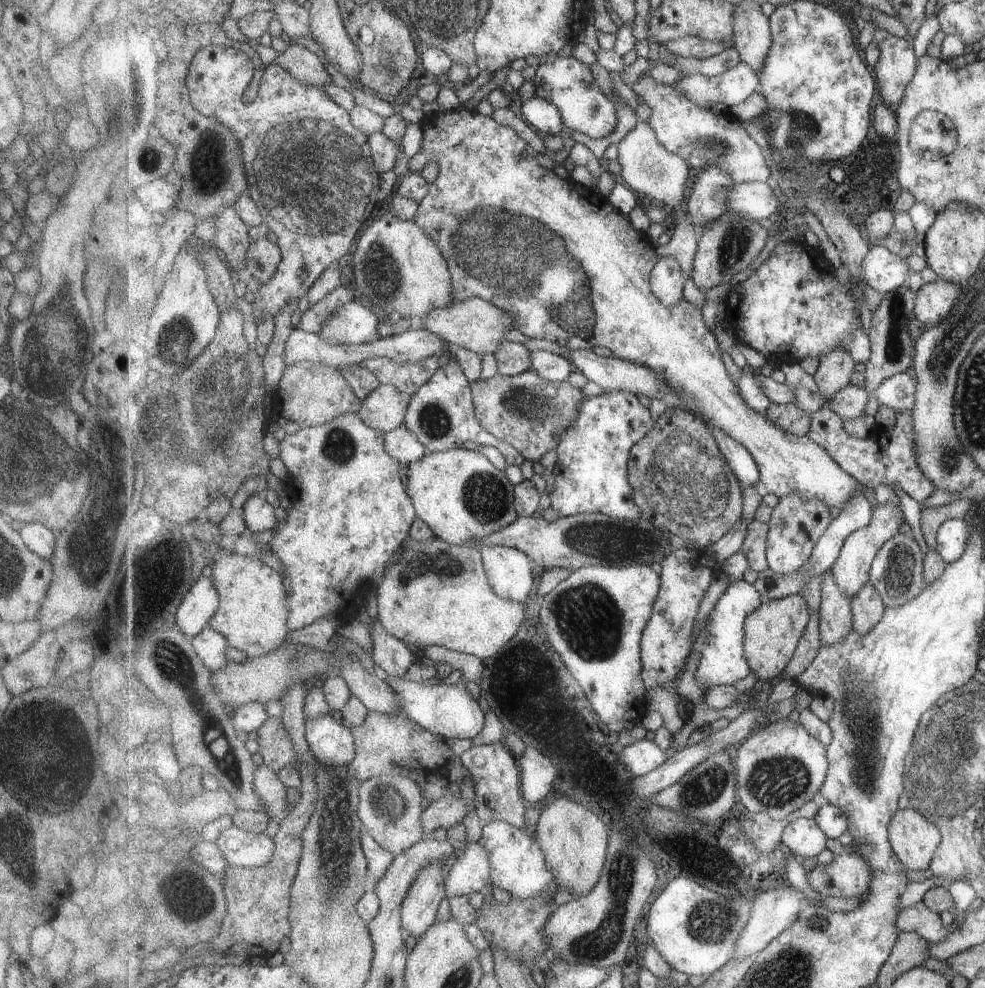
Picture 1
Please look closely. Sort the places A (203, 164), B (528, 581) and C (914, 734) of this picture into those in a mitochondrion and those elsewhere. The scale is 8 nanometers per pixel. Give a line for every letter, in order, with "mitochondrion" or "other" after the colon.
A: mitochondrion
B: other
C: mitochondrion

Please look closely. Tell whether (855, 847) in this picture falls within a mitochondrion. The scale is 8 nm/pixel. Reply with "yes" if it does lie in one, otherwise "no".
no

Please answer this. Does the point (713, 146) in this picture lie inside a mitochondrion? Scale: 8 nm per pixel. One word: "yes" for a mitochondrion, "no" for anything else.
yes

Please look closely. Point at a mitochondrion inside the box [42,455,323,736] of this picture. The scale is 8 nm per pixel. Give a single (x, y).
(97, 575)

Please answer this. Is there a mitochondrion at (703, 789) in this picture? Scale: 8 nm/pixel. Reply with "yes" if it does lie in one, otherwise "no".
yes

